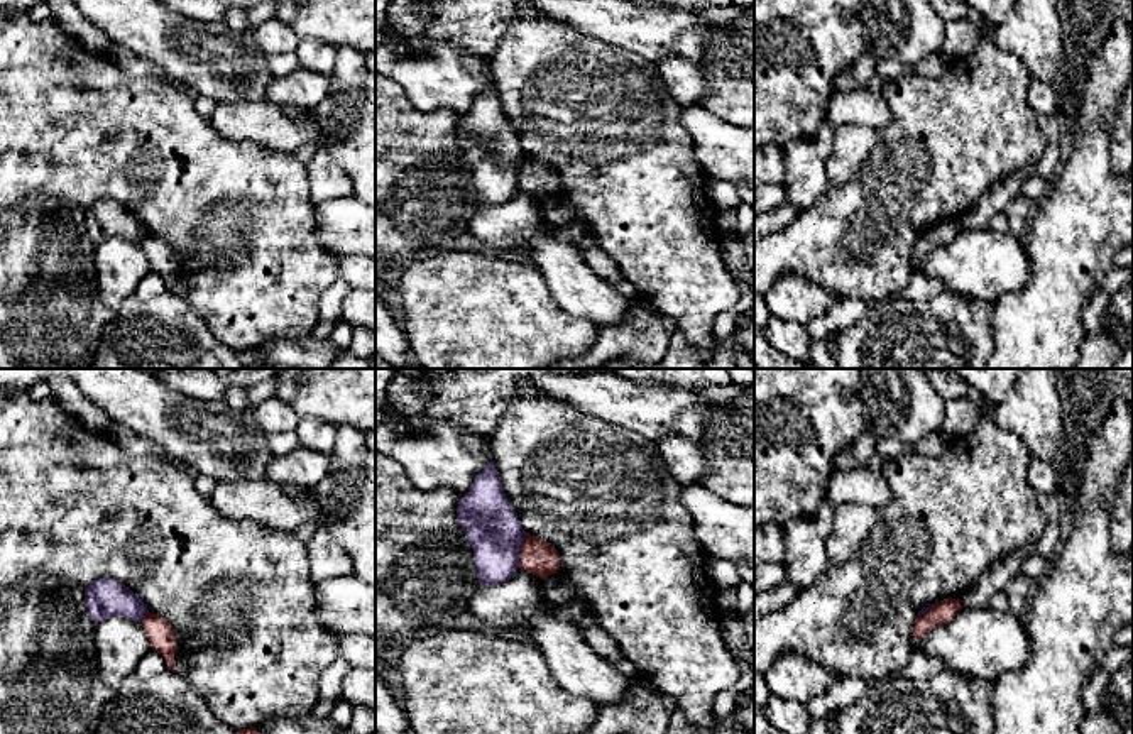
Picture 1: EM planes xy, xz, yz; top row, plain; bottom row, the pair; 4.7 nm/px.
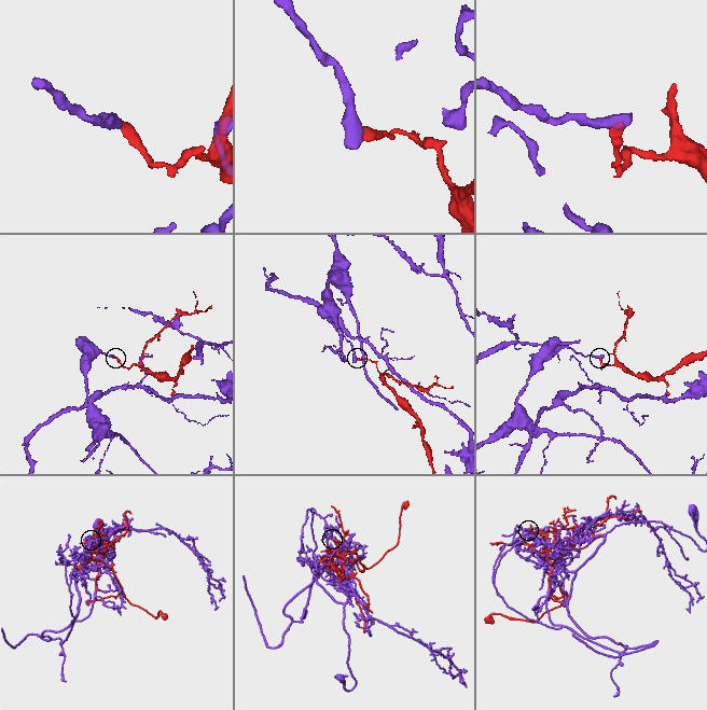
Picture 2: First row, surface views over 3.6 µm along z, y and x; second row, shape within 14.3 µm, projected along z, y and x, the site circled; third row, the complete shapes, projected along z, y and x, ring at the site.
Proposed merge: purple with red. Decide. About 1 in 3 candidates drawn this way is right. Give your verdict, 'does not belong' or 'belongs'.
does not belong

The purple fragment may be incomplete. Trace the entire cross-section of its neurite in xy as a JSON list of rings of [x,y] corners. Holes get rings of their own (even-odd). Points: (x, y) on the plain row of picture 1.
[[[98,200],[85,210],[85,230],[95,244],[113,237],[140,244],[149,235],[144,222],[113,200]]]

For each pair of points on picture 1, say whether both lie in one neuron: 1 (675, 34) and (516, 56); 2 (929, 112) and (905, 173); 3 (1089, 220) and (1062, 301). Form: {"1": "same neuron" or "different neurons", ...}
{"1": "different neurons", "2": "same neuron", "3": "same neuron"}

